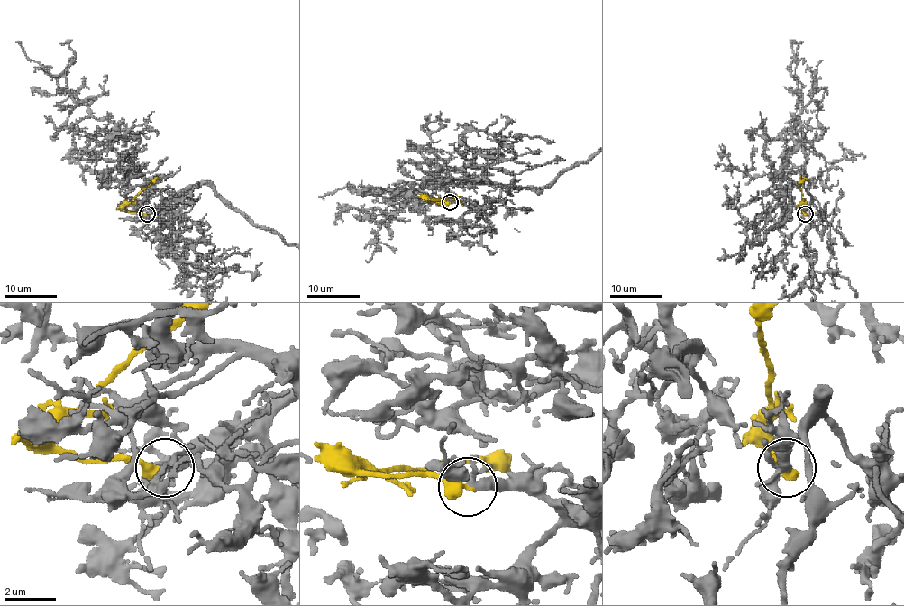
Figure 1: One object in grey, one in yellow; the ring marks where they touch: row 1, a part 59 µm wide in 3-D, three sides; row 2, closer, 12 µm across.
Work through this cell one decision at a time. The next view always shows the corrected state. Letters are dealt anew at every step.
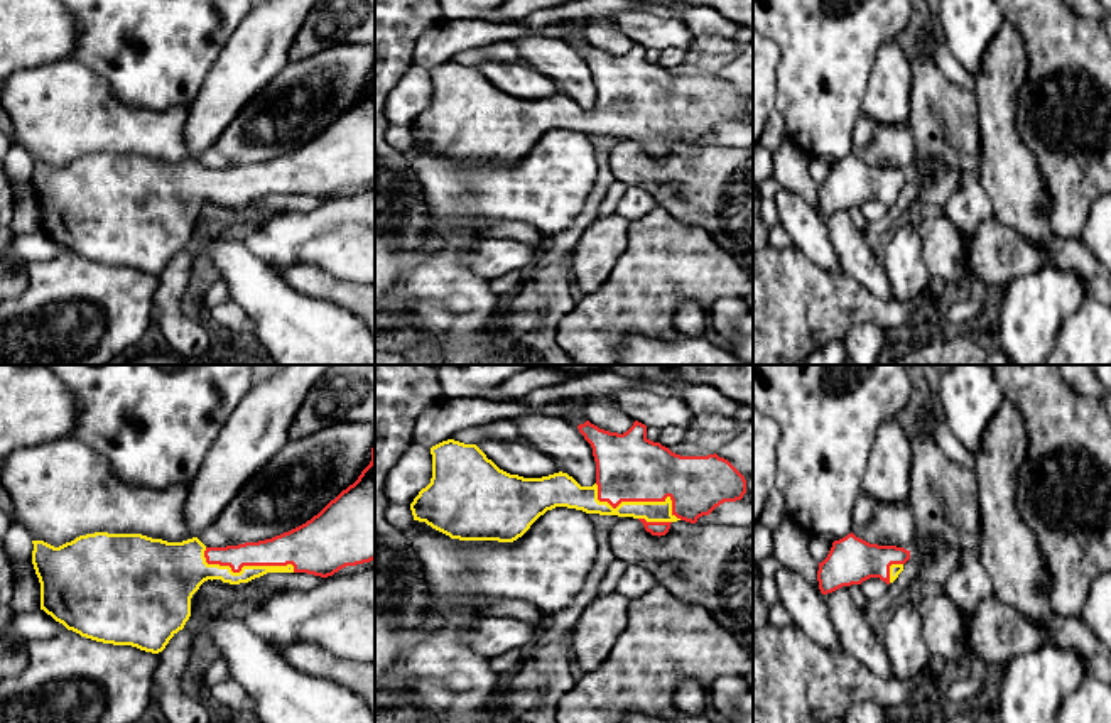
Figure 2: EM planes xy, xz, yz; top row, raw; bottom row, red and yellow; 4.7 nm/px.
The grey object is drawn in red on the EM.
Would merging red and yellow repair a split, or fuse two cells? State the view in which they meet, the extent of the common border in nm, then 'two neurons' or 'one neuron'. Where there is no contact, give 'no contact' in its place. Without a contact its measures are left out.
xz | 440 nm | one neuron

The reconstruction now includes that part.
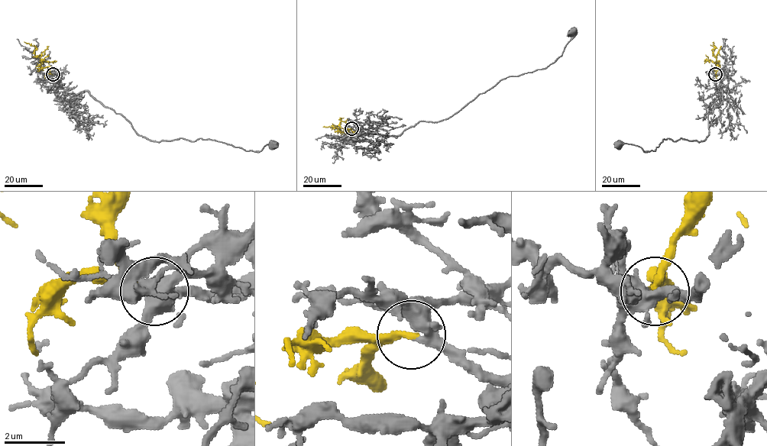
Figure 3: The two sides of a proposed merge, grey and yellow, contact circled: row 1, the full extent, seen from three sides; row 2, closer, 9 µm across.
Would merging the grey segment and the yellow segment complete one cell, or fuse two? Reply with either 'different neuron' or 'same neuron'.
same neuron

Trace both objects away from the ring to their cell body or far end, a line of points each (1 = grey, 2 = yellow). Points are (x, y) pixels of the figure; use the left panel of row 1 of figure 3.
1: (53, 75), (61, 75), (59, 82), (66, 93), (87, 91), (153, 140), (210, 139), (260, 151), (272, 144)
2: (53, 75), (50, 67), (42, 67), (40, 64), (40, 59), (34, 54), (36, 47), (24, 41)

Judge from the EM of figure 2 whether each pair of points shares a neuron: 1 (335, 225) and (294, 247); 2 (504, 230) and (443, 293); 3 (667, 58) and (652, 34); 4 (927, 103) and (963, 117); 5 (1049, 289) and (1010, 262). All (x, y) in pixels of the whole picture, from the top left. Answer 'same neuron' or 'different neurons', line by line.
1: same neuron
2: different neurons
3: different neurons
4: same neuron
5: different neurons

